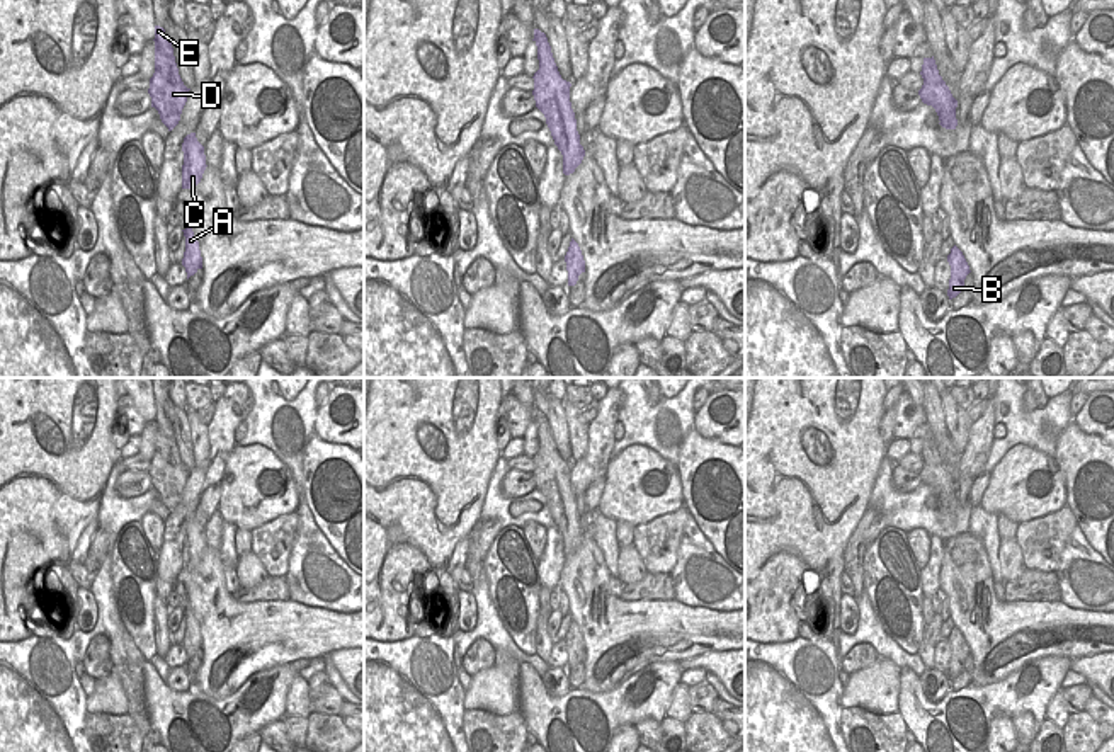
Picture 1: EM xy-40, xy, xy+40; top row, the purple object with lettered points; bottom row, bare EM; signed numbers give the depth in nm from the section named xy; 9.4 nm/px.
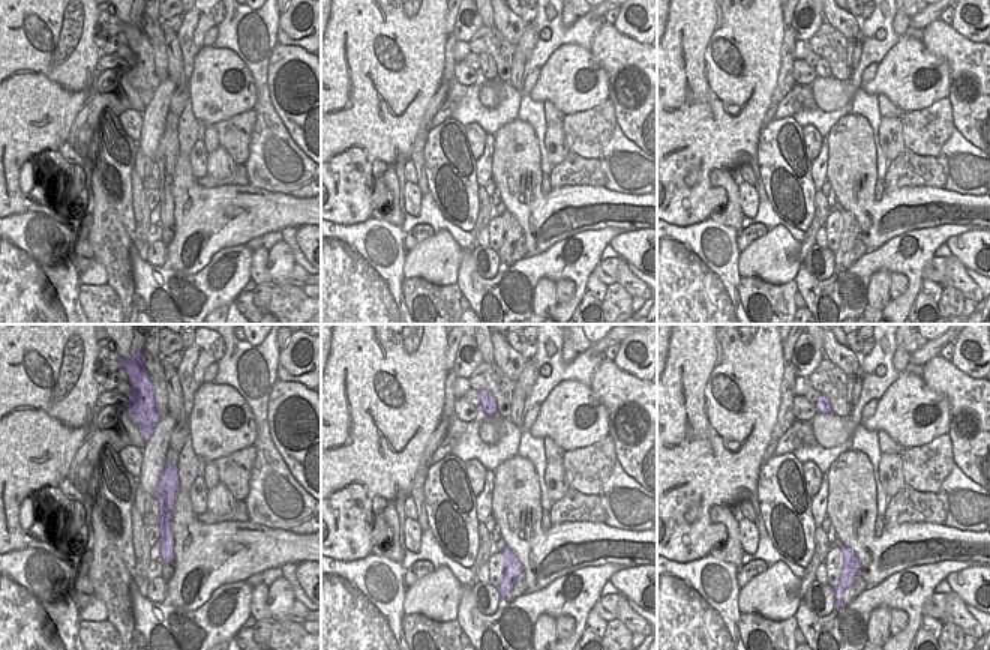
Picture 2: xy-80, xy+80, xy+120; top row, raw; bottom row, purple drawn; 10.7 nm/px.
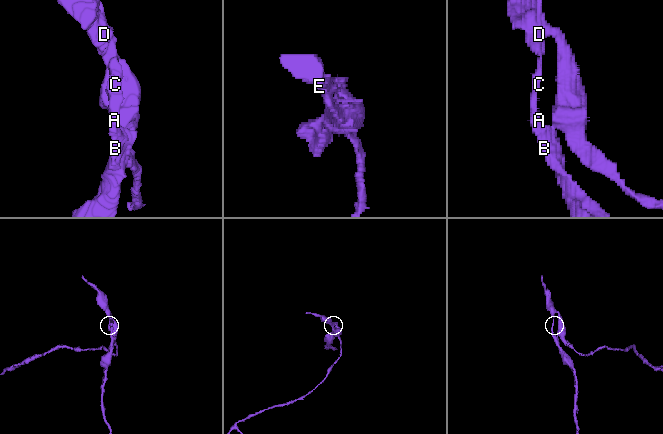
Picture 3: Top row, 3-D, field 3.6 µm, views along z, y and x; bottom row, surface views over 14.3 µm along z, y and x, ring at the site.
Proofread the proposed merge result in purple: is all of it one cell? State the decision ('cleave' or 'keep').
cleave

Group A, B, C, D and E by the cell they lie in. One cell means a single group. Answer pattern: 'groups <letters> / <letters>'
groups A B C / D E

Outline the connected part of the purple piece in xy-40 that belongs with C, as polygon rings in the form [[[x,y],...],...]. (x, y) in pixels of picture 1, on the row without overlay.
[[[185,517],[182,524],[184,546],[182,546],[182,570],[194,570],[206,551],[204,527],[196,517]]]

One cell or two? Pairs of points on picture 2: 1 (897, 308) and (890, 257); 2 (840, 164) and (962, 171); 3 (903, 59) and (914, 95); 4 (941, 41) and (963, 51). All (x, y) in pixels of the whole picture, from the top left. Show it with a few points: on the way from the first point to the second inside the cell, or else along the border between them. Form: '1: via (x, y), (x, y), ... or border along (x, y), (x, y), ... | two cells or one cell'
1: via (909, 294), (912, 290), (912, 275), (903, 266) | one cell
2: border along (944, 188), (974, 195) | two cells
3: via (908, 68), (912, 86) | one cell
4: via (947, 44), (957, 51) | one cell

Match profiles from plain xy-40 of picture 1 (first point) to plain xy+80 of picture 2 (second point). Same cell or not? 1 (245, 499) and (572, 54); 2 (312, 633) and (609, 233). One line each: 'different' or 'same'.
1: same
2: different

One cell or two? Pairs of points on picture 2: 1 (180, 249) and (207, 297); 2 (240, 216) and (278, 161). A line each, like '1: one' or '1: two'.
1: two
2: two

